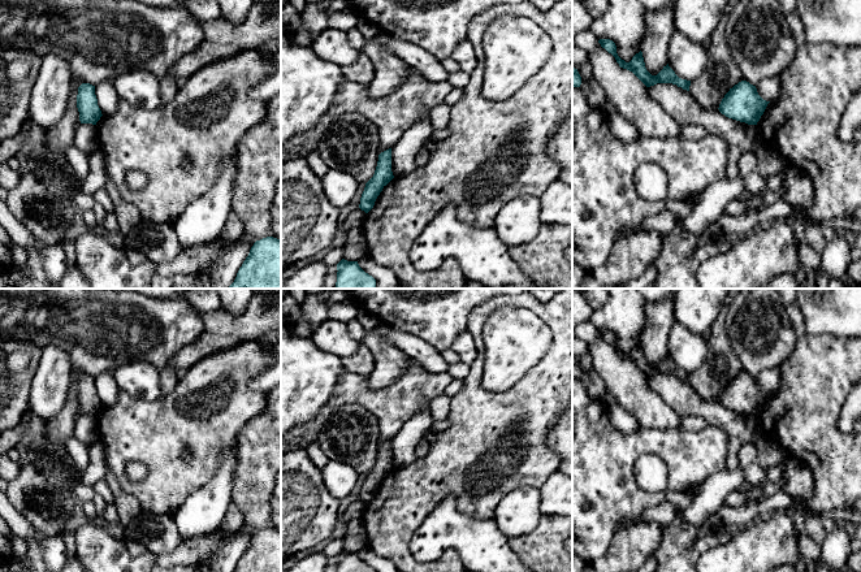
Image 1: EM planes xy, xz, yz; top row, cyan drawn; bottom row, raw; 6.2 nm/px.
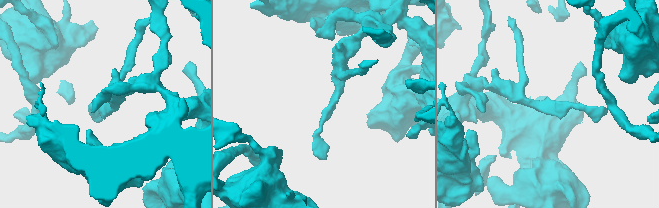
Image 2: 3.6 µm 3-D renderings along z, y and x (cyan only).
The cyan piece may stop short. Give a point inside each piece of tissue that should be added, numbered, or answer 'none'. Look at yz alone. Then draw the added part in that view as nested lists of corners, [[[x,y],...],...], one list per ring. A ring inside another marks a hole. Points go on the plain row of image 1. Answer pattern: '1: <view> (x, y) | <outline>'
none

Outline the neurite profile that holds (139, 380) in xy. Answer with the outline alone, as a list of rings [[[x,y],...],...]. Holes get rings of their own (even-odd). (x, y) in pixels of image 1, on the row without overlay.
[[[133,361],[118,367],[113,378],[120,390],[142,400],[156,400],[163,396],[160,370],[144,361]]]

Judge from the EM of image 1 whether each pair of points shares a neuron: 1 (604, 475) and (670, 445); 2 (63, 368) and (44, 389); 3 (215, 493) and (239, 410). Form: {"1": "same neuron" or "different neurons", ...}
{"1": "same neuron", "2": "same neuron", "3": "different neurons"}

